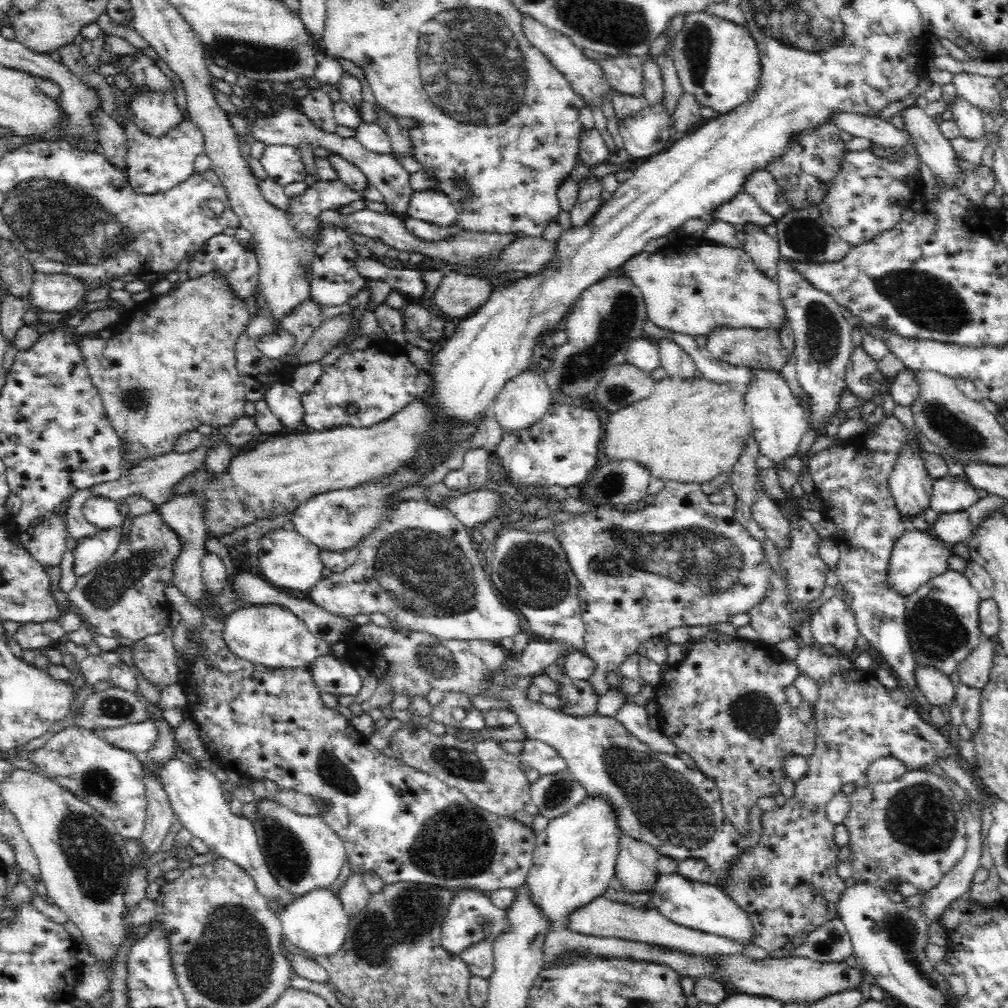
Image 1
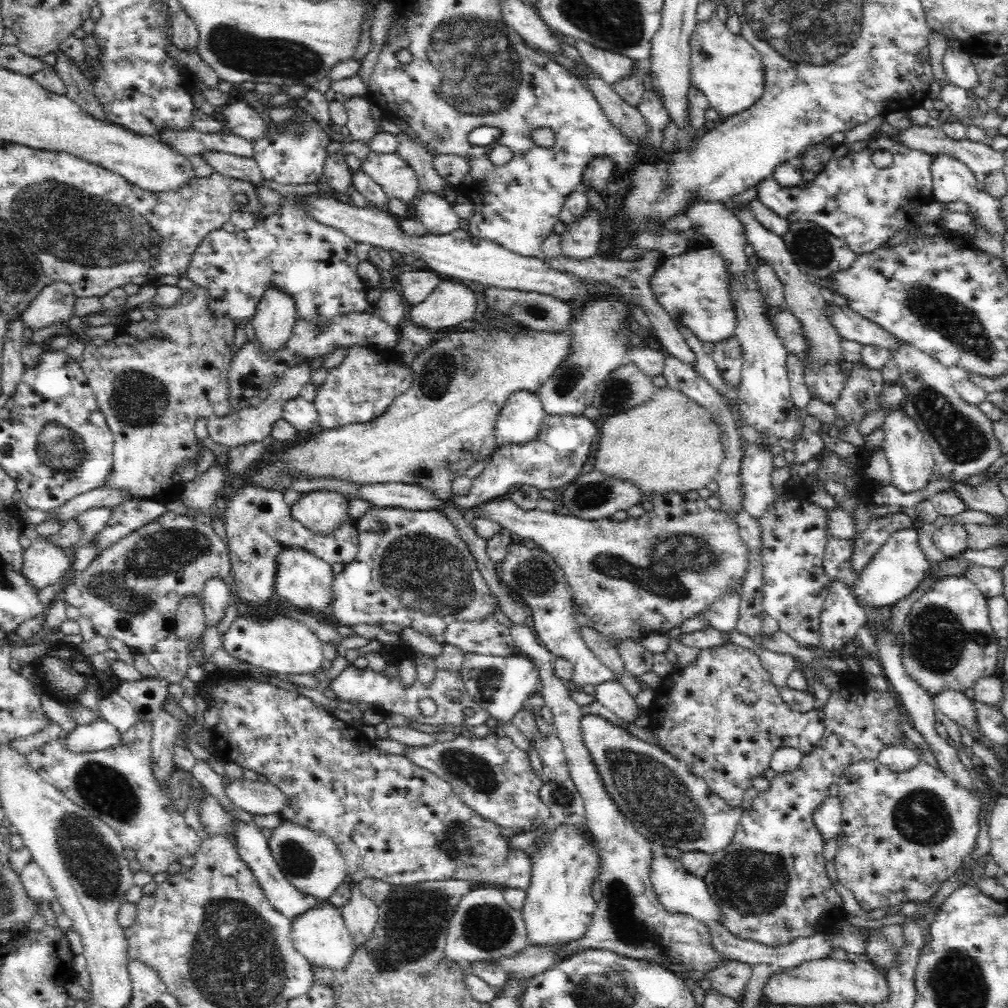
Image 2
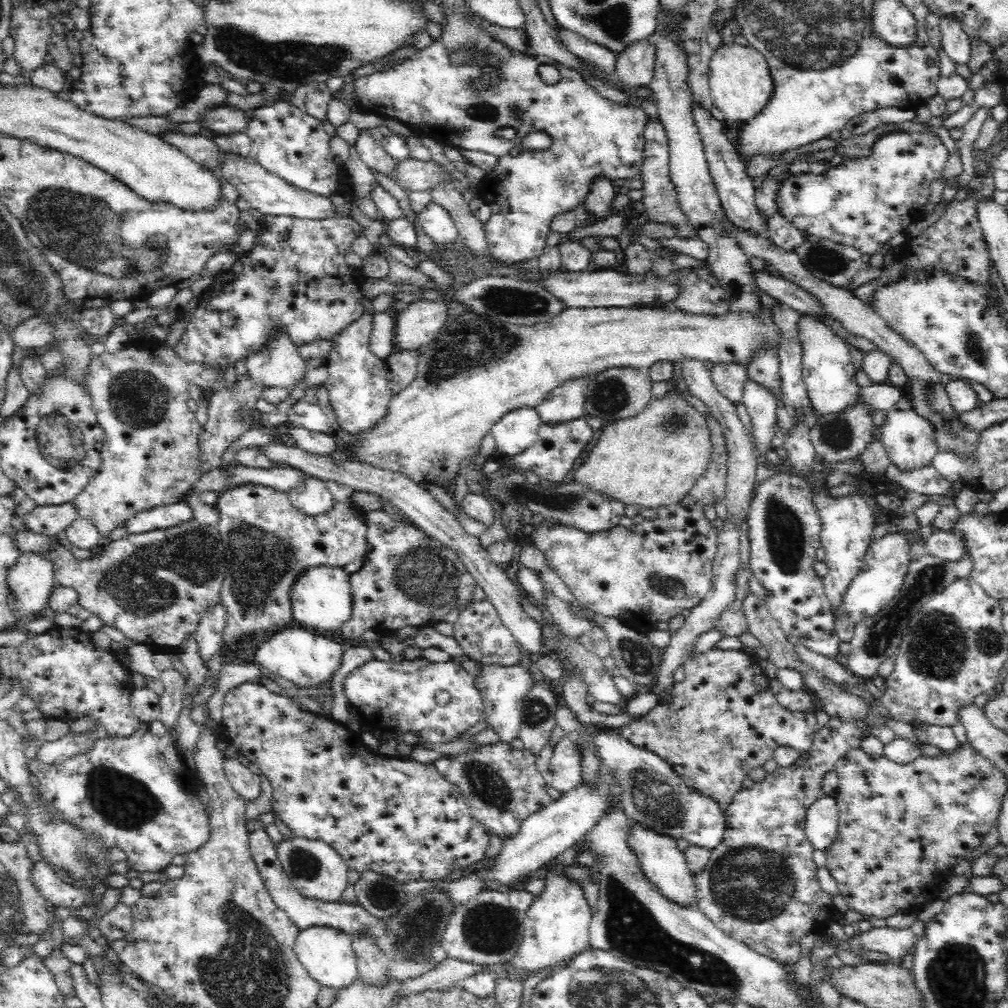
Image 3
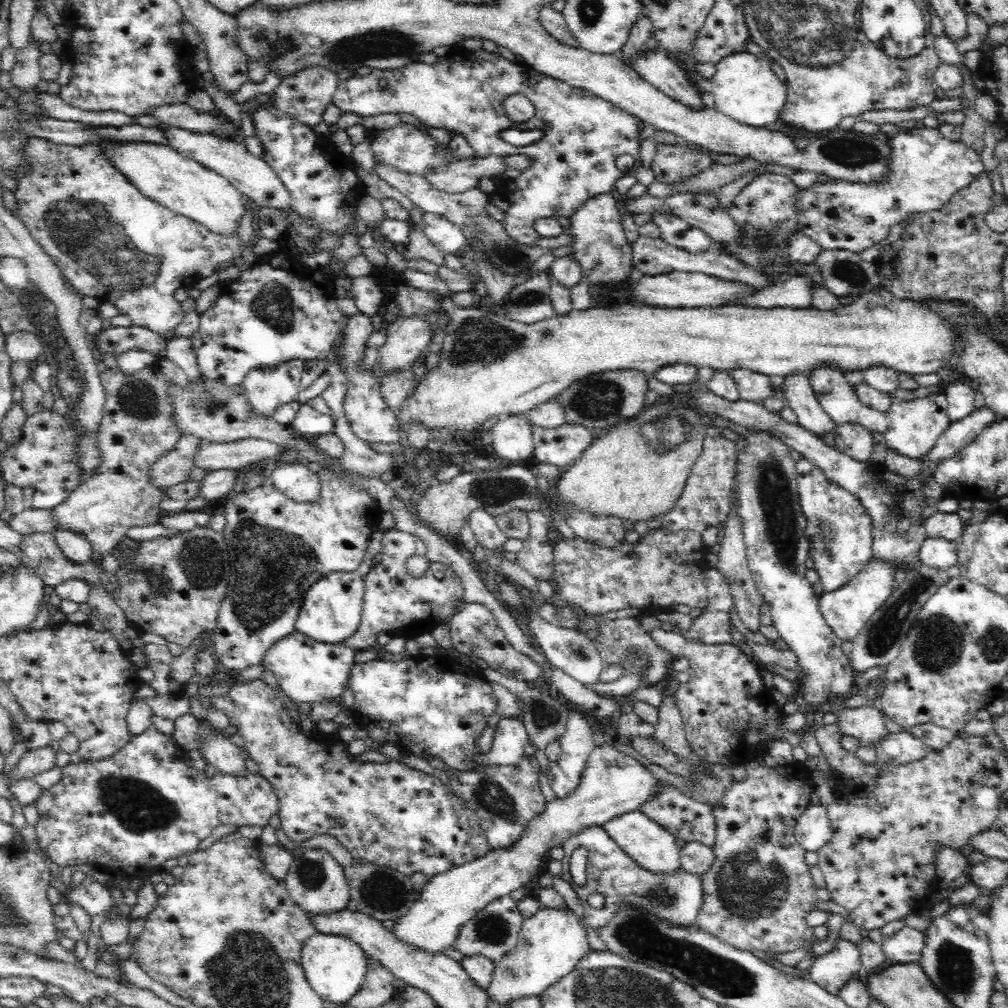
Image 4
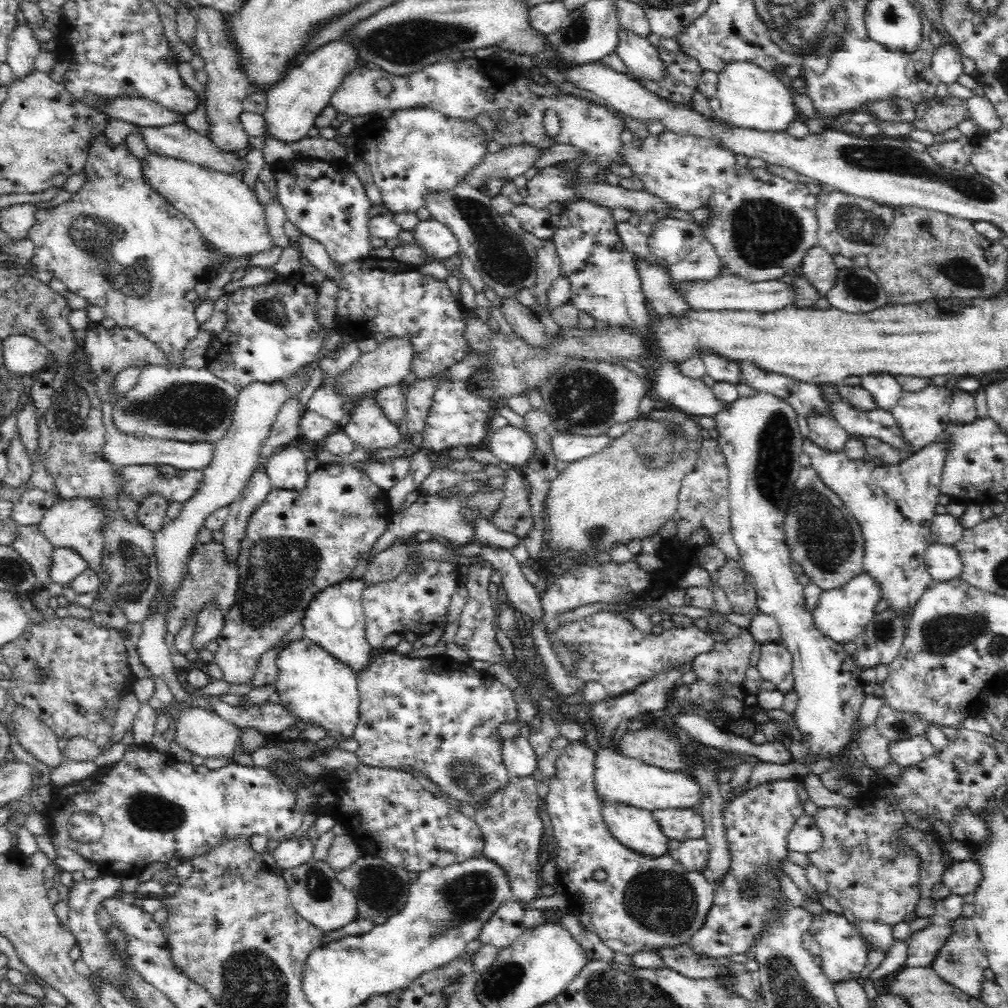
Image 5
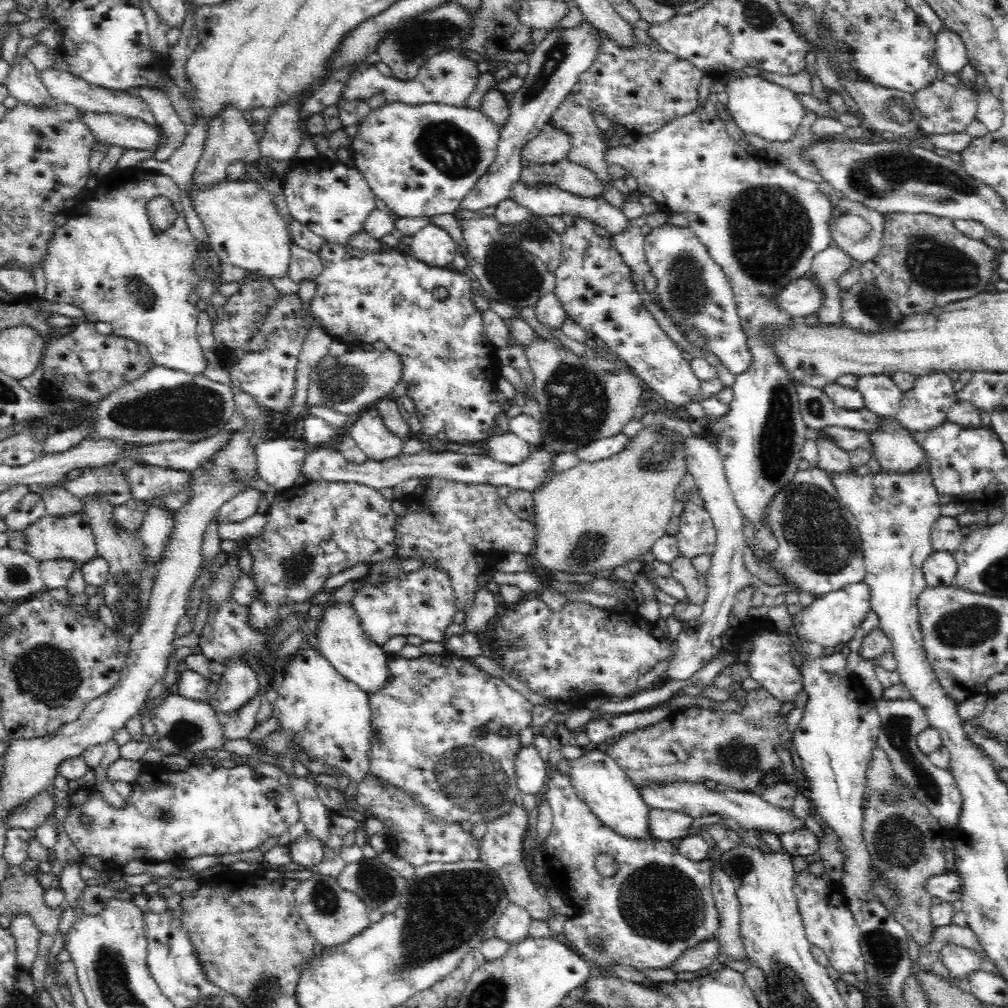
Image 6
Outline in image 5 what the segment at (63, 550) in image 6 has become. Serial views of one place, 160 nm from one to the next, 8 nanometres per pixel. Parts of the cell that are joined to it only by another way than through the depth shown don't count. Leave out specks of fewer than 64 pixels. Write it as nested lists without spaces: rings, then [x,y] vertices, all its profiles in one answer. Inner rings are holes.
[[[83,498],[61,499],[54,503],[40,519],[37,529],[42,533],[54,549],[68,549],[80,555],[87,563],[87,567],[92,568],[100,577],[100,588],[97,590],[97,598],[103,598],[105,594],[104,586],[108,586],[108,575],[102,569],[102,547],[103,538],[101,535],[101,524],[103,523],[103,514],[101,506],[95,502],[84,500]]]

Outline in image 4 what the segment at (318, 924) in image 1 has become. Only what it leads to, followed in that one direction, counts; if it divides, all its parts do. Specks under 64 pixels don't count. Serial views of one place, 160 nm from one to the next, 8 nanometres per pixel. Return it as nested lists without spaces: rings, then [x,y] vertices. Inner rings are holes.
[[[318,934],[304,942],[301,952],[301,965],[311,989],[323,1002],[346,1004],[362,988],[364,978],[368,976],[372,956],[352,939],[333,935]]]

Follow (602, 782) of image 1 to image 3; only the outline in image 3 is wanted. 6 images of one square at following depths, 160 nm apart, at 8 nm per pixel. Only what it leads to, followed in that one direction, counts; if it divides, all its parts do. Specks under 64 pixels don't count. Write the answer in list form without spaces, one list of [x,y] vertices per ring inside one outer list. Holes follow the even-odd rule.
[[[594,730],[591,736],[600,760],[610,766],[620,781],[620,807],[628,818],[670,838],[685,839],[690,845],[702,846],[708,851],[722,842],[725,820],[723,808],[717,802],[700,796],[698,792],[691,792],[657,754],[635,748],[617,730]]]

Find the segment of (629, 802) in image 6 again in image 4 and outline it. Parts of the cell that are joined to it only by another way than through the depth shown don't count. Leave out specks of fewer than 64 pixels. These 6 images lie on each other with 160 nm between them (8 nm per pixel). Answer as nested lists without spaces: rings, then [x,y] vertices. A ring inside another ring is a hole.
[[[642,809],[634,813],[616,816],[603,824],[606,832],[614,840],[614,843],[630,858],[640,863],[646,870],[656,873],[669,873],[681,867],[680,855],[674,835],[670,834],[663,826],[660,826],[654,819],[642,812]]]

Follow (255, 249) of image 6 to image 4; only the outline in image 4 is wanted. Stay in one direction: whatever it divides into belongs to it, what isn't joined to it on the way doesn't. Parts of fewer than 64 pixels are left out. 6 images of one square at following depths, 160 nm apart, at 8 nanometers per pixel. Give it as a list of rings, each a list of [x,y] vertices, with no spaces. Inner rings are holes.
[[[98,143],[109,152],[112,163],[126,175],[144,196],[192,221],[215,236],[237,236],[240,220],[246,214],[246,197],[222,175],[198,161],[182,157],[165,145],[155,143]]]

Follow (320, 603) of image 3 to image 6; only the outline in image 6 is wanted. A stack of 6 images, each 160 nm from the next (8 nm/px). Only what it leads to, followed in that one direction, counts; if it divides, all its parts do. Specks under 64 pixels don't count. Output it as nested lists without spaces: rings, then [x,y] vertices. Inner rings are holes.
[[[351,605],[328,608],[318,623],[316,636],[318,651],[346,680],[353,682],[368,696],[382,693],[390,680],[388,656],[379,644],[370,641],[362,631],[356,612]]]

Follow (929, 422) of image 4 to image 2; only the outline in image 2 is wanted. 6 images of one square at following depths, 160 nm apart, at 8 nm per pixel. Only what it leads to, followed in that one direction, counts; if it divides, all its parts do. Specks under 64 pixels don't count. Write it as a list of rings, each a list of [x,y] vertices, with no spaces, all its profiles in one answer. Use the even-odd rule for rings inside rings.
[[[902,407],[889,409],[883,423],[884,443],[881,448],[890,465],[891,484],[898,490],[907,493],[923,490],[929,484],[932,474],[936,473],[934,455],[930,445],[925,441],[924,433]]]

